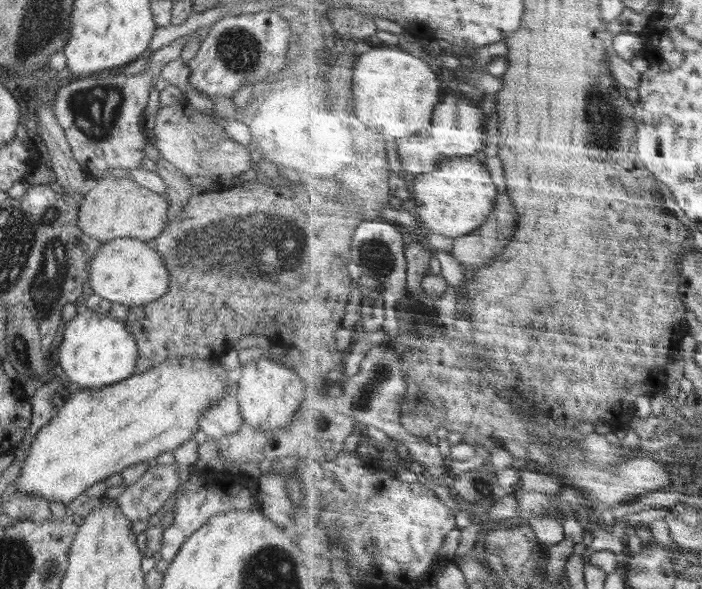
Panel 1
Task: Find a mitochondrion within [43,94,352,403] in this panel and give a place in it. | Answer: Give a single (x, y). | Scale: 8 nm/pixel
(241, 245)

